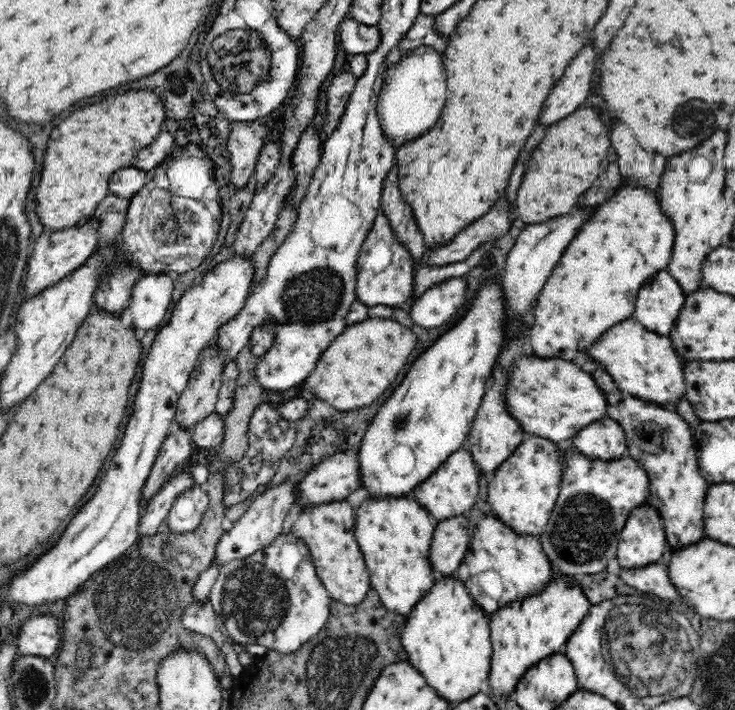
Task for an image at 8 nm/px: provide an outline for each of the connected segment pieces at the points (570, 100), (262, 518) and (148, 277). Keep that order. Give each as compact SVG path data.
M586 44L586 48L580 50L580 54L566 68L564 76L558 80L558 84L550 92L540 116L540 124L550 126L586 105L584 98L588 98L590 94L590 80L596 70L594 68L596 60L598 60L598 54L594 46Z
M289 479L282 484L276 484L255 498L248 510L236 522L233 522L232 528L226 531L218 541L215 561L219 566L224 566L232 560L241 561L246 556L254 554L256 550L268 546L273 539L281 534L282 522L297 499L295 498L295 486L297 484L298 480Z
M146 274L141 275L134 284L128 309L130 309L130 314L134 318L132 320L132 328L134 328L139 335L157 328L163 322L163 318L170 304L172 304L175 283L174 276L170 274Z

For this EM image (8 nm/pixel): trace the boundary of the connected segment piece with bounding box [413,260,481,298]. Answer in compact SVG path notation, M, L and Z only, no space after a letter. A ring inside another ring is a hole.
M463 260L462 262L458 262L458 264L450 263L444 266L419 264L414 275L414 297L418 298L422 296L425 290L428 290L430 287L440 284L445 280L454 277L462 277L468 274L478 262L481 261Z

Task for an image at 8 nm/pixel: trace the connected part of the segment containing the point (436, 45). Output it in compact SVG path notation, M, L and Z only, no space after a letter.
M420 13L410 27L410 30L402 36L398 46L394 50L390 50L388 63L394 64L398 62L401 56L422 45L432 46L438 53L443 53L448 45L448 38L449 35L438 33L436 23L434 23L434 15Z

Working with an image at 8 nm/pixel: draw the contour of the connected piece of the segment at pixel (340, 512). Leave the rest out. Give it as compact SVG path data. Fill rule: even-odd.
M342 500L302 509L290 529L290 533L308 545L317 576L330 597L345 605L362 602L371 588L362 552L354 538L354 526L354 509L348 501Z

